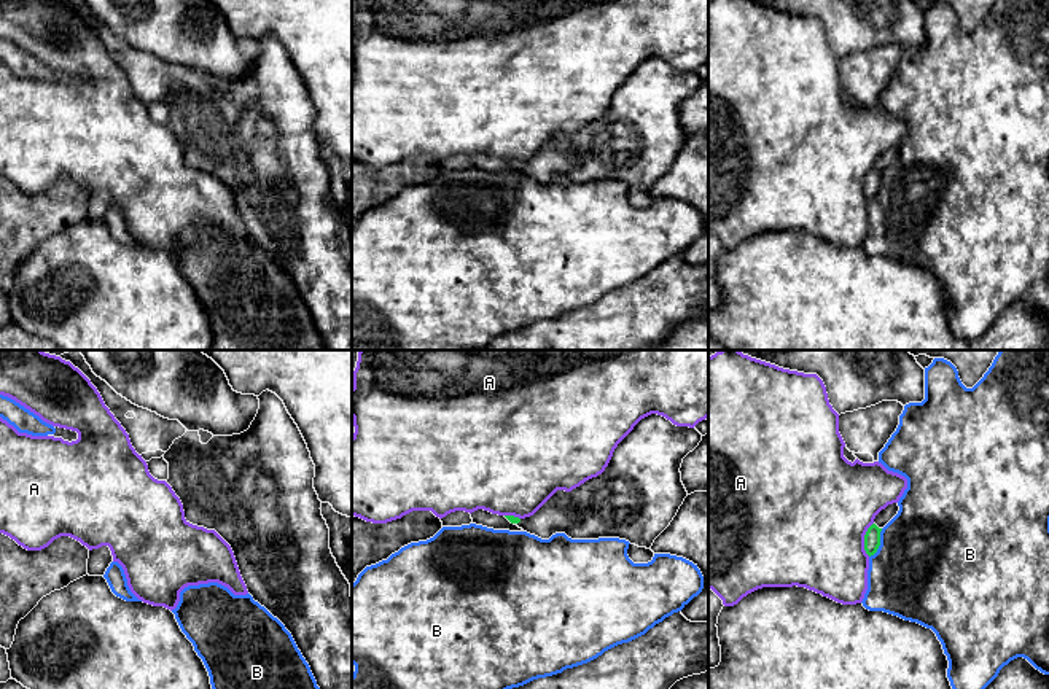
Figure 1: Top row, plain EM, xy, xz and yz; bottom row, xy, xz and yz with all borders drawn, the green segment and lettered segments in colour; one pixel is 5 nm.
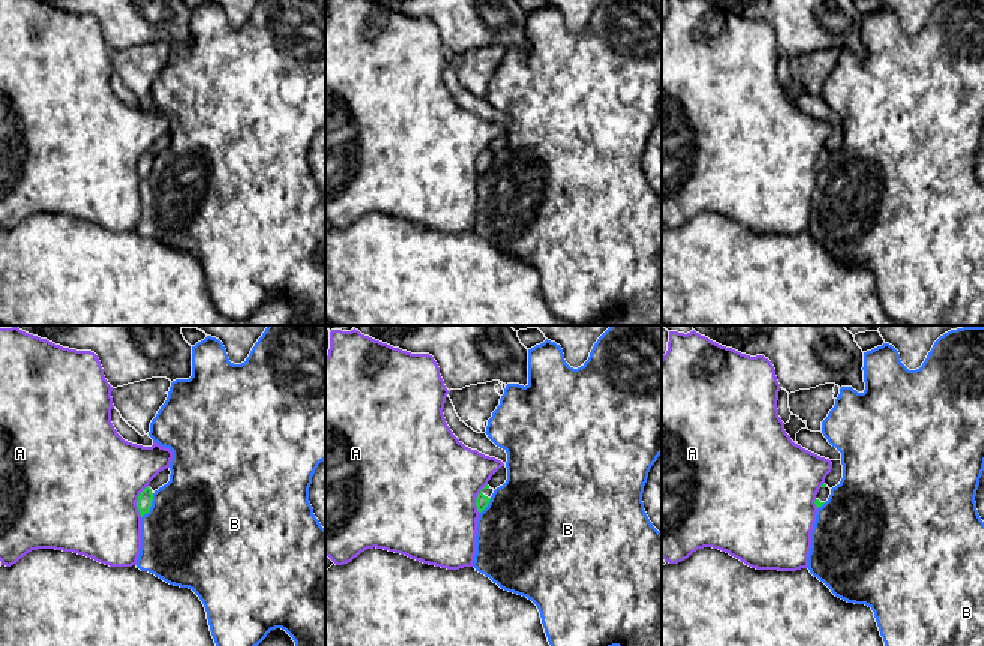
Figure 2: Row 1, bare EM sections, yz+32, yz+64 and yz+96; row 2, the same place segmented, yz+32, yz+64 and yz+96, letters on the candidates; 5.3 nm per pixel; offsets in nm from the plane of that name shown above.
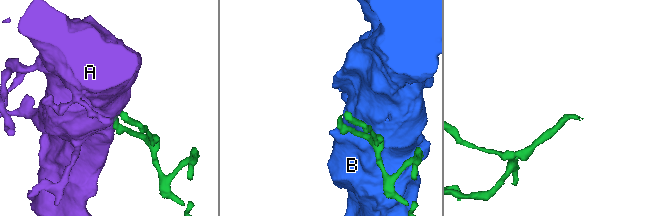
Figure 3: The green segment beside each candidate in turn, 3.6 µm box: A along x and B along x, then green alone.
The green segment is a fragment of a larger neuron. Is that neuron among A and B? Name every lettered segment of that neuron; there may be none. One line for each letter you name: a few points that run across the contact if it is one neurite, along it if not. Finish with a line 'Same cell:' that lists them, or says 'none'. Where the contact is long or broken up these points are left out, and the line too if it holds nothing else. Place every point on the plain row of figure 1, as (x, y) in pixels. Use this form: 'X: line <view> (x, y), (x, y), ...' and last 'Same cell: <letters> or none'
Same cell: none

